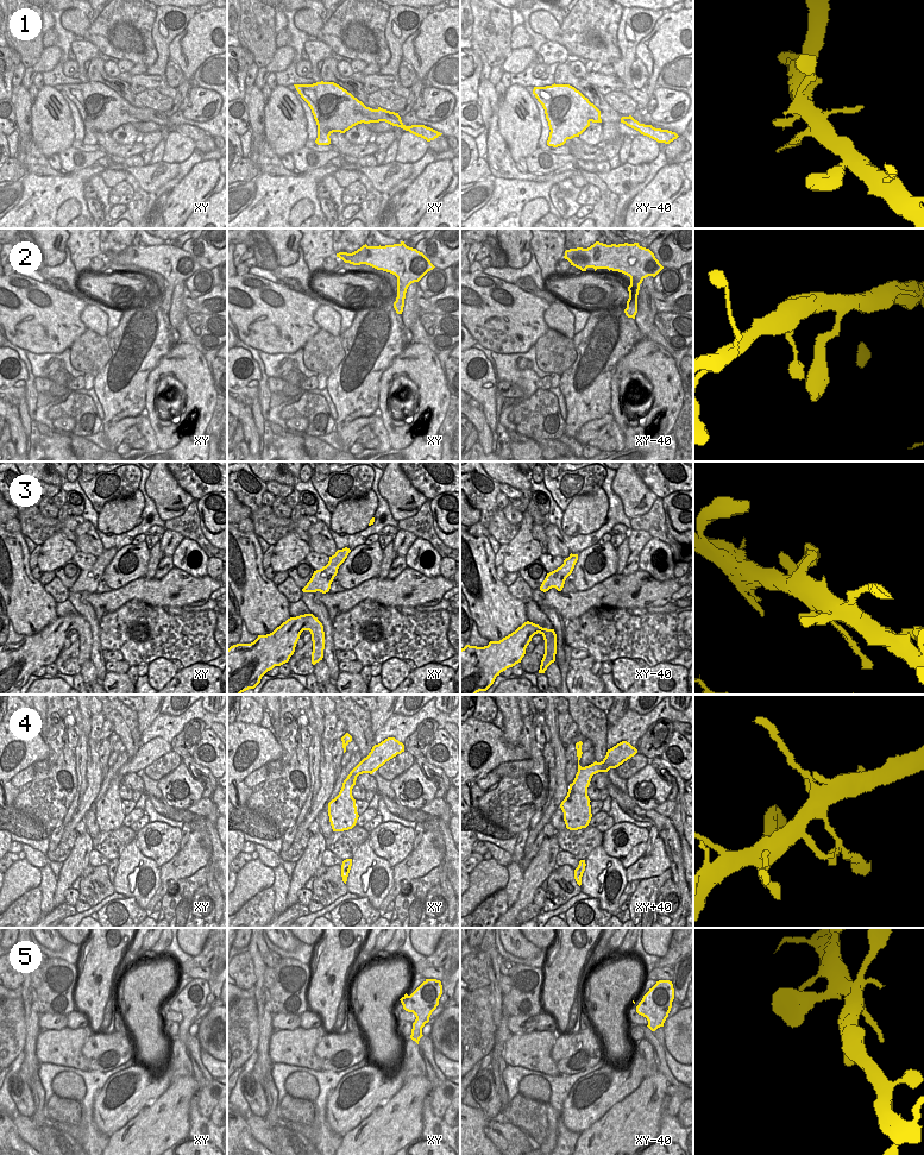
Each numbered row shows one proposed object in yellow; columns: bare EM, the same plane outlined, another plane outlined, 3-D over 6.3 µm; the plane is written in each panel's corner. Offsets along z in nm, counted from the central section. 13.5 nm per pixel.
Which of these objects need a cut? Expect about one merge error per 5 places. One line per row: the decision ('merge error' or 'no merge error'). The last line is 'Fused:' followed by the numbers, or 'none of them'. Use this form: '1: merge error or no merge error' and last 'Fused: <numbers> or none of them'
1: no merge error
2: no merge error
3: no merge error
4: merge error
5: no merge error
Fused: 4

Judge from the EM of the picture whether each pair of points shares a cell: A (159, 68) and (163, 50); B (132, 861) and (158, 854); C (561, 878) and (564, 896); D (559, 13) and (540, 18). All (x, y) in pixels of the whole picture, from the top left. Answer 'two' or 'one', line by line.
A: one
B: two
C: one
D: two

